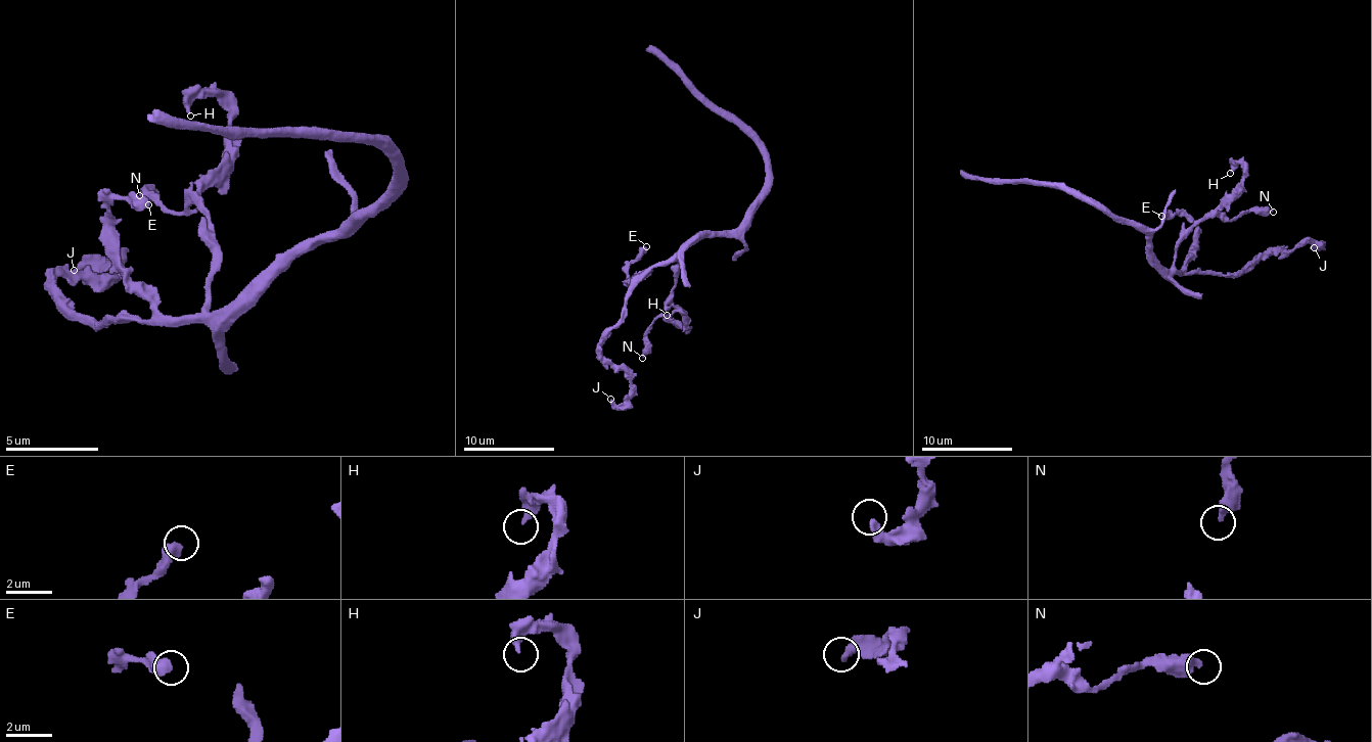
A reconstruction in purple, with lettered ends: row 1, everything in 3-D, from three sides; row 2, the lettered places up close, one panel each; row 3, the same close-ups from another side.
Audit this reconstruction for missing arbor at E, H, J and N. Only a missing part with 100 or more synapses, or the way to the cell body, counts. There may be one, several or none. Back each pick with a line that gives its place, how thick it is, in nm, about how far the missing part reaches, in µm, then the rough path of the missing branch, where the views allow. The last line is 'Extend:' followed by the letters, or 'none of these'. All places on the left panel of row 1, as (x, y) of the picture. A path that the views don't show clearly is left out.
Extend: none of these

